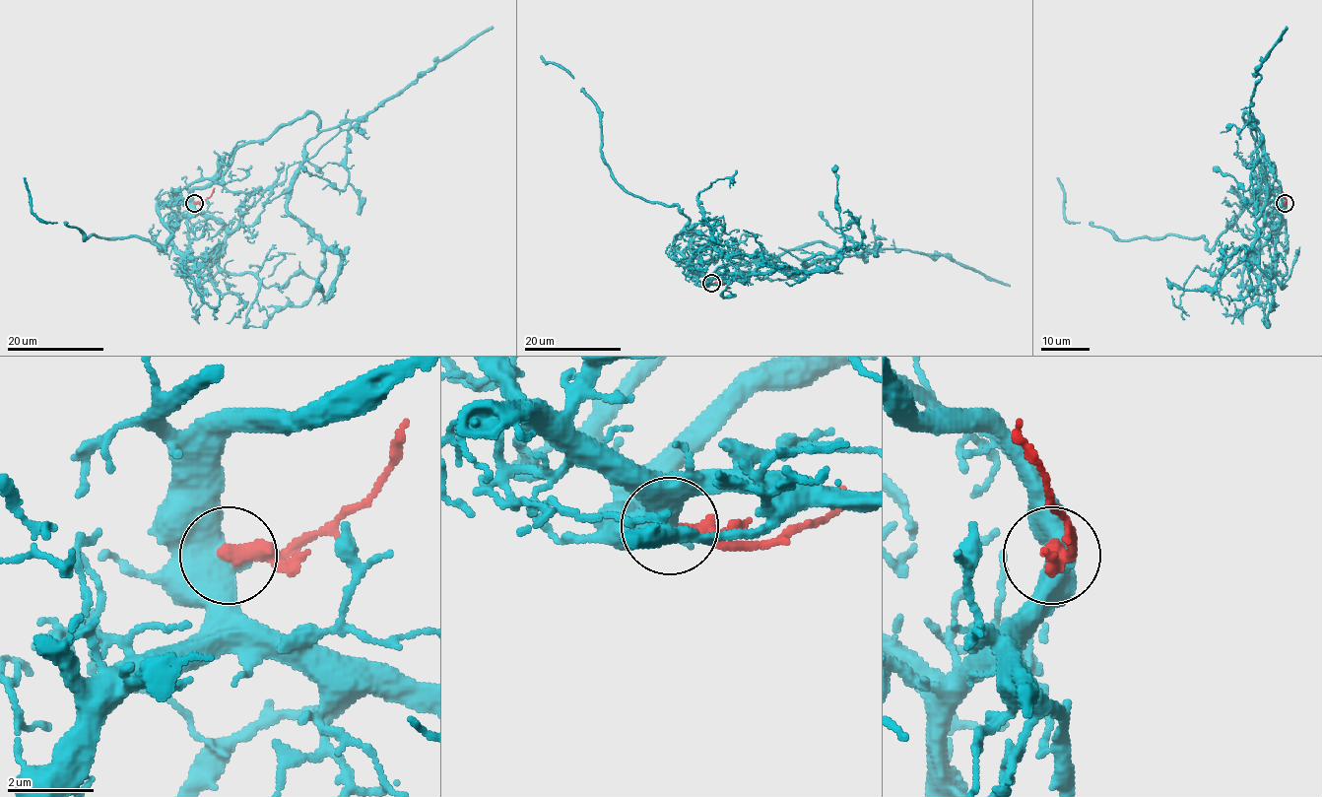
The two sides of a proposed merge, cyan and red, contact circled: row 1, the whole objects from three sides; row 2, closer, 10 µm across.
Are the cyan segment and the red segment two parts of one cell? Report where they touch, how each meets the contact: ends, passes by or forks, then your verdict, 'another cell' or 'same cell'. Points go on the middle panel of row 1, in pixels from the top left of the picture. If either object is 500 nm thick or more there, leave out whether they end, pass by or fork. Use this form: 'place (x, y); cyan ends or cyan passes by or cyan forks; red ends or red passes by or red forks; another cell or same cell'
place (711, 283); another cell

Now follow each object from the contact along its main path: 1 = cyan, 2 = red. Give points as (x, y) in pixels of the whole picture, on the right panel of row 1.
1: (1284, 203), (1277, 231), (1269, 162), (1258, 238), (1246, 254), (1250, 291), (1244, 297), (1179, 290), (1165, 277)
2: (1284, 203), (1287, 201), (1281, 188)

